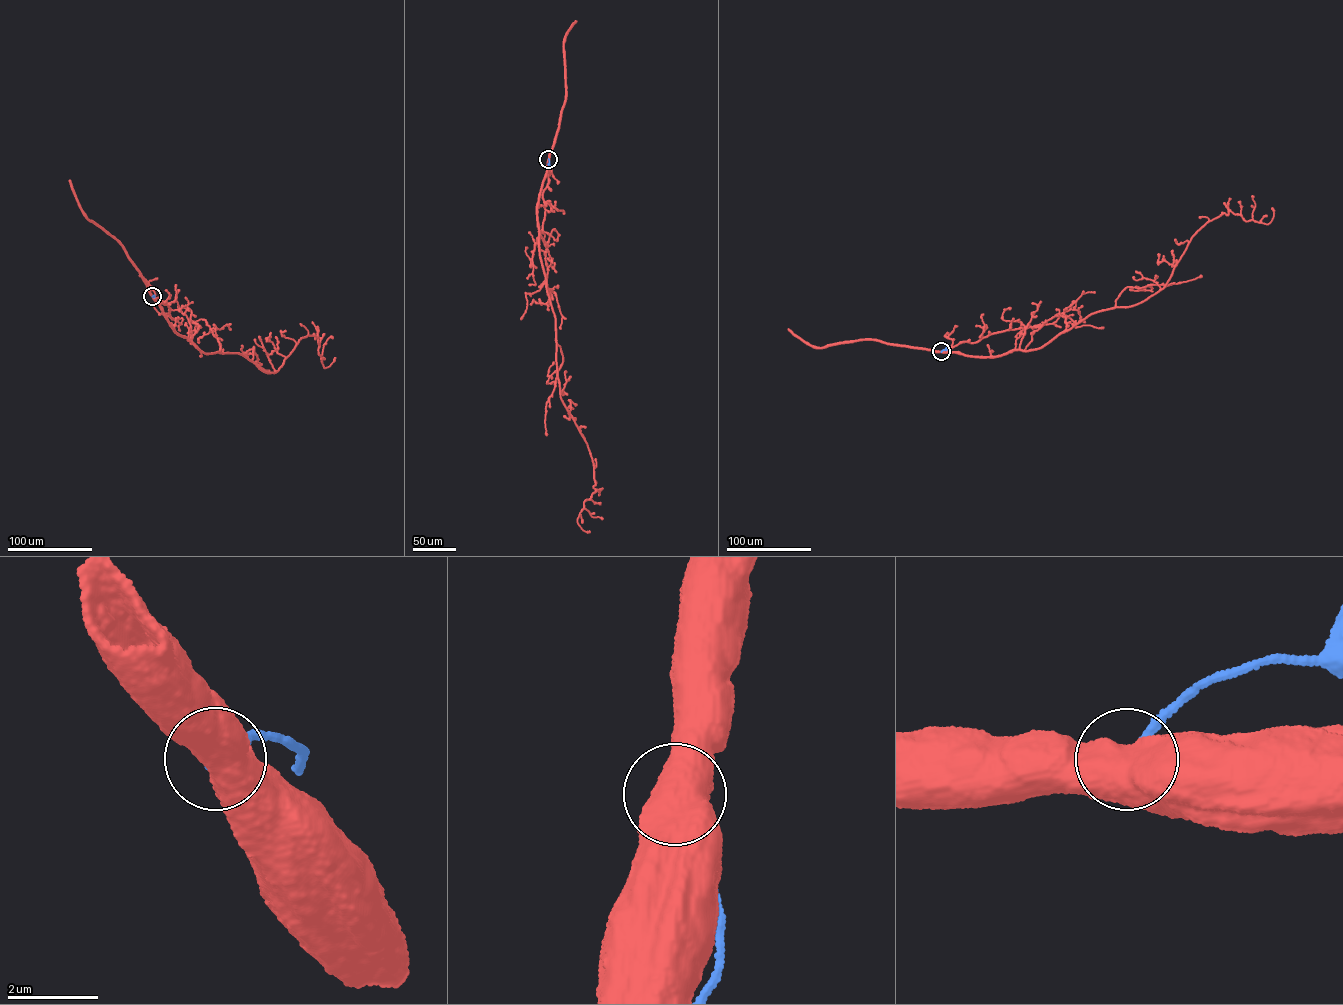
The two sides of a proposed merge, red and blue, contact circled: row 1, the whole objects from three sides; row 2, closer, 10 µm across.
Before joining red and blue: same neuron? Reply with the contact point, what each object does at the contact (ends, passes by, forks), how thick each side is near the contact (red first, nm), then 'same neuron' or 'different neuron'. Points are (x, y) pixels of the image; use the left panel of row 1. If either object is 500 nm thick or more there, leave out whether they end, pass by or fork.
place (152, 296); calibres 750 and 150 nm; different neuron

